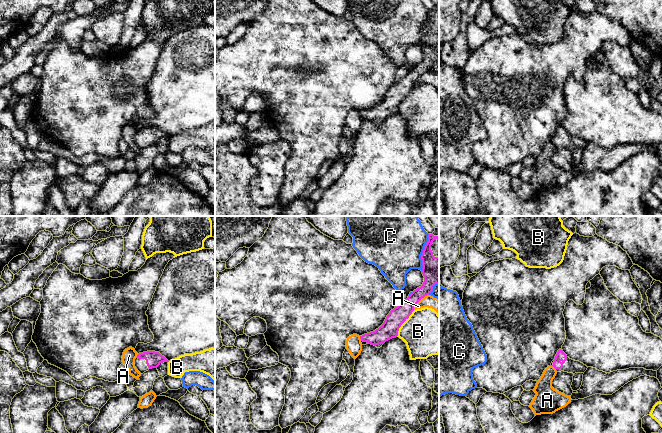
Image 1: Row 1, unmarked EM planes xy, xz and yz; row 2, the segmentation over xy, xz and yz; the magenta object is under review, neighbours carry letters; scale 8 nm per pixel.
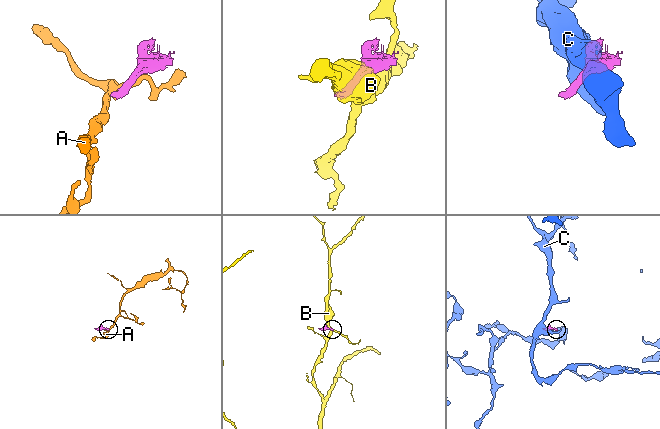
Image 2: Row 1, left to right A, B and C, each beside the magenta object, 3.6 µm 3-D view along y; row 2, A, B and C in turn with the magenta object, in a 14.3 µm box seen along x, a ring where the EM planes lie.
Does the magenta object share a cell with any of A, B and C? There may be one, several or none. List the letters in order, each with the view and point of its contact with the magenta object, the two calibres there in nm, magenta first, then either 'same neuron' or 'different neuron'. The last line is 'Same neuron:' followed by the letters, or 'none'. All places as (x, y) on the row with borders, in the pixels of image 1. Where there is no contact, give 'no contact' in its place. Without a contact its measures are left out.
A: meets magenta in xz at (419, 300); 180 nm thick on the magenta side, 100 nm on the other; different neuron
B: meets magenta in xz at (403, 322); 140 nm thick on the magenta side, 360 nm on the other; different neuron
C: meets magenta in xz at (423, 252); 220 nm thick on the magenta side, 480 nm on the other; different neuron
Same neuron: none

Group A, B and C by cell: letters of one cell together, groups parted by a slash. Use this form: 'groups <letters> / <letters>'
groups A / B / C

